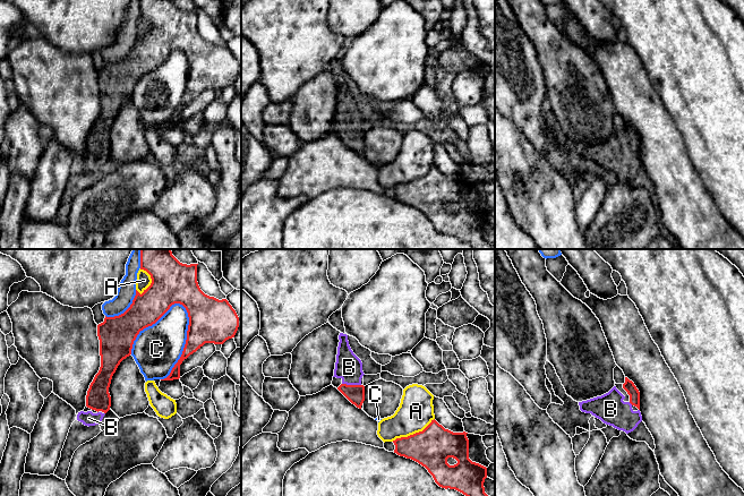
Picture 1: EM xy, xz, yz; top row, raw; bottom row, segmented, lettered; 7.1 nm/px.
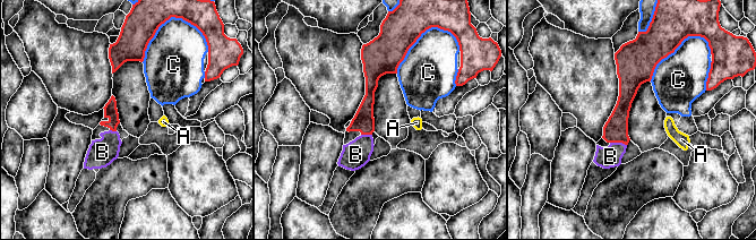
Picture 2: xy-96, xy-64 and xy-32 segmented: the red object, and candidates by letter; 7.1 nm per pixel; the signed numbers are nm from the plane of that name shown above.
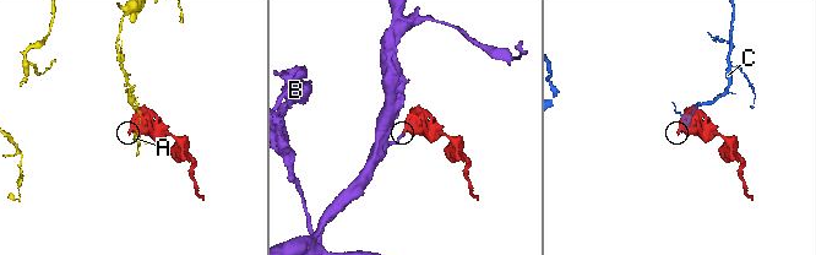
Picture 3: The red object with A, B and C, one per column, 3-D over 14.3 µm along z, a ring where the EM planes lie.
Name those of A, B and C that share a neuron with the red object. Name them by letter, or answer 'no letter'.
B

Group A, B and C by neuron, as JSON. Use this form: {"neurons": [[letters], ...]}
{"neurons": [["A"], ["B"], ["C"]]}

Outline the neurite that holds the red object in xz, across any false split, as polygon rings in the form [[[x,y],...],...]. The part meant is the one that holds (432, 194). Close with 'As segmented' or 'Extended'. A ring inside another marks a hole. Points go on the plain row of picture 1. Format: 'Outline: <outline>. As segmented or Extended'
Outline: [[[434,165],[422,178],[393,187],[394,199],[425,213],[442,234],[455,236],[473,249],[495,249],[485,239],[487,214],[469,205],[467,180],[445,176]]]. As segmented

